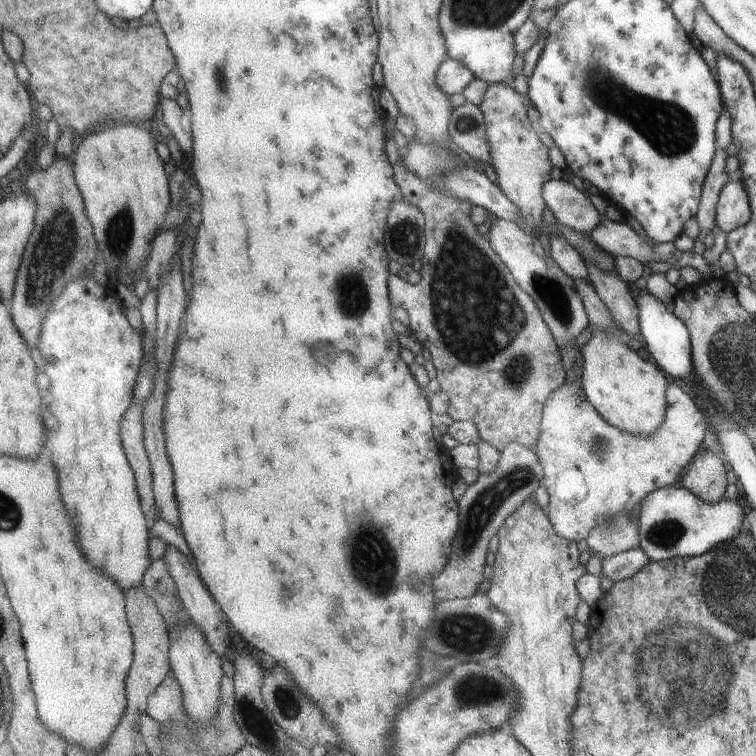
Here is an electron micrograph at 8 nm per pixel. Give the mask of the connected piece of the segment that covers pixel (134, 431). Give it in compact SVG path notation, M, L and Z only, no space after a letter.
M133 398L131 409L122 425L122 438L127 457L136 475L138 494L143 513L149 524L160 519L159 508L154 498L154 477L151 464L144 446L143 410Z

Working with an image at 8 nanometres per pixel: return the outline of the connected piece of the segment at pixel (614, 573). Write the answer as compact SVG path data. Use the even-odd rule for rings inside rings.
M639 549L624 551L610 558L603 558L603 573L612 583L634 576L645 564L648 564L645 554Z

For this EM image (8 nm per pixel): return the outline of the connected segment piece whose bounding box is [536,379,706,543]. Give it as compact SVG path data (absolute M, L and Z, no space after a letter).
M568 379L564 386L559 388L552 398L546 403L544 410L544 420L542 423L542 439L537 444L536 452L542 460L543 467L546 470L546 478L542 485L548 491L550 495L550 504L547 507L547 514L554 525L555 532L559 537L563 539L574 541L575 543L586 540L591 533L591 530L600 524L606 517L610 517L618 511L630 512L635 504L642 502L651 492L659 491L660 489L678 485L679 479L683 476L685 470L688 468L690 461L693 459L695 452L700 448L703 437L705 436L705 418L701 413L701 410L697 408L695 402L691 400L690 396L684 391L683 386L673 382L666 387L666 412L664 413L664 422L660 425L660 428L649 437L633 437L629 433L620 432L618 429L611 427L602 417L599 412L588 402L581 385L573 385Z

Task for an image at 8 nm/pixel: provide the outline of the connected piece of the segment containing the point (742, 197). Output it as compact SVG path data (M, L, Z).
M741 180L727 182L718 195L718 202L714 213L717 227L729 233L735 227L744 226L750 218L748 195Z

